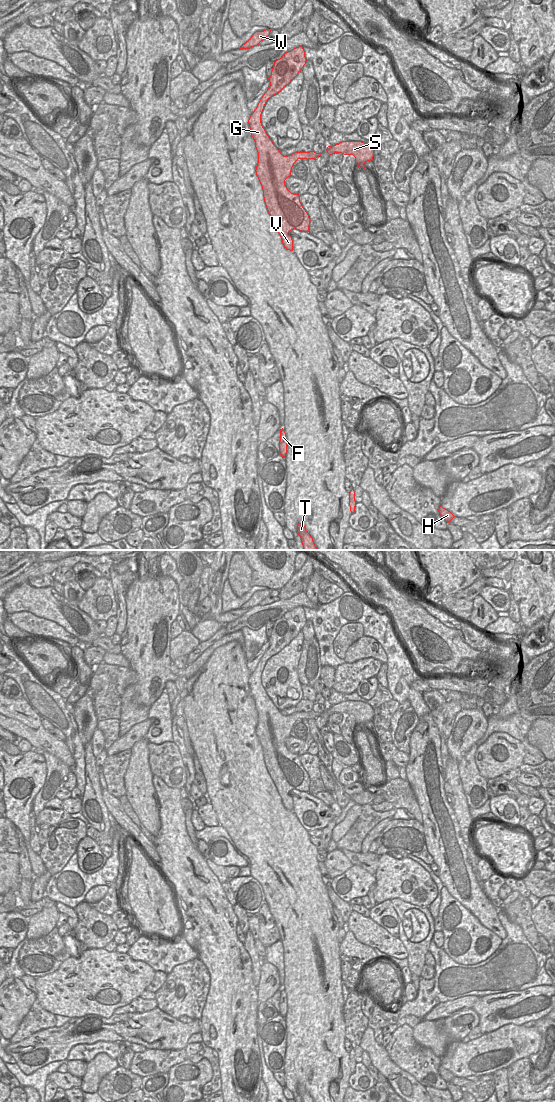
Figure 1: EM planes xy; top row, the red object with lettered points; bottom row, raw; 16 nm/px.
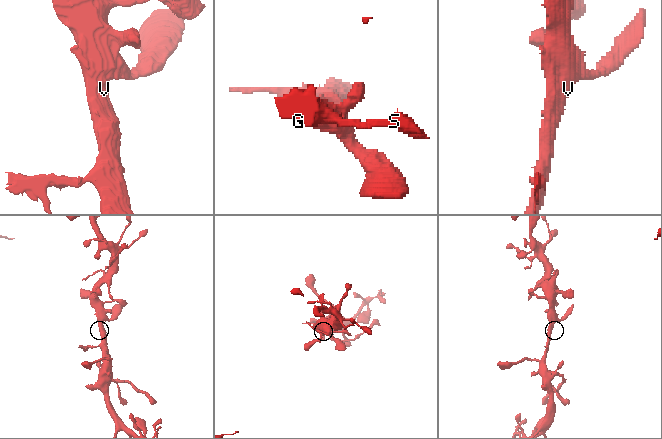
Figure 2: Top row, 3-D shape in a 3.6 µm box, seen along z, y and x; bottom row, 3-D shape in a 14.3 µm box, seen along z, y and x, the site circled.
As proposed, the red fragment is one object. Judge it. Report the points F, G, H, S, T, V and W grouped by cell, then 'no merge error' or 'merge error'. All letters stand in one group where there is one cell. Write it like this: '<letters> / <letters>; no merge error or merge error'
F G H S T V W; no merge error

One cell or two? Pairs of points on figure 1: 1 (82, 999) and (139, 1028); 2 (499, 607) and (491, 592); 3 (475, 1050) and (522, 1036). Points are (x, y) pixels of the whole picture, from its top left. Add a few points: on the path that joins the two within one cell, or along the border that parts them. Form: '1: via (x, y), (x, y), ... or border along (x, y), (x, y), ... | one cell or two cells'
1: border along (89, 1014), (104, 1017), (113, 1014) | two cells
2: via (495, 605), (490, 599), (491, 596) | one cell
3: via (487, 1050), (501, 1048), (510, 1040) | one cell

